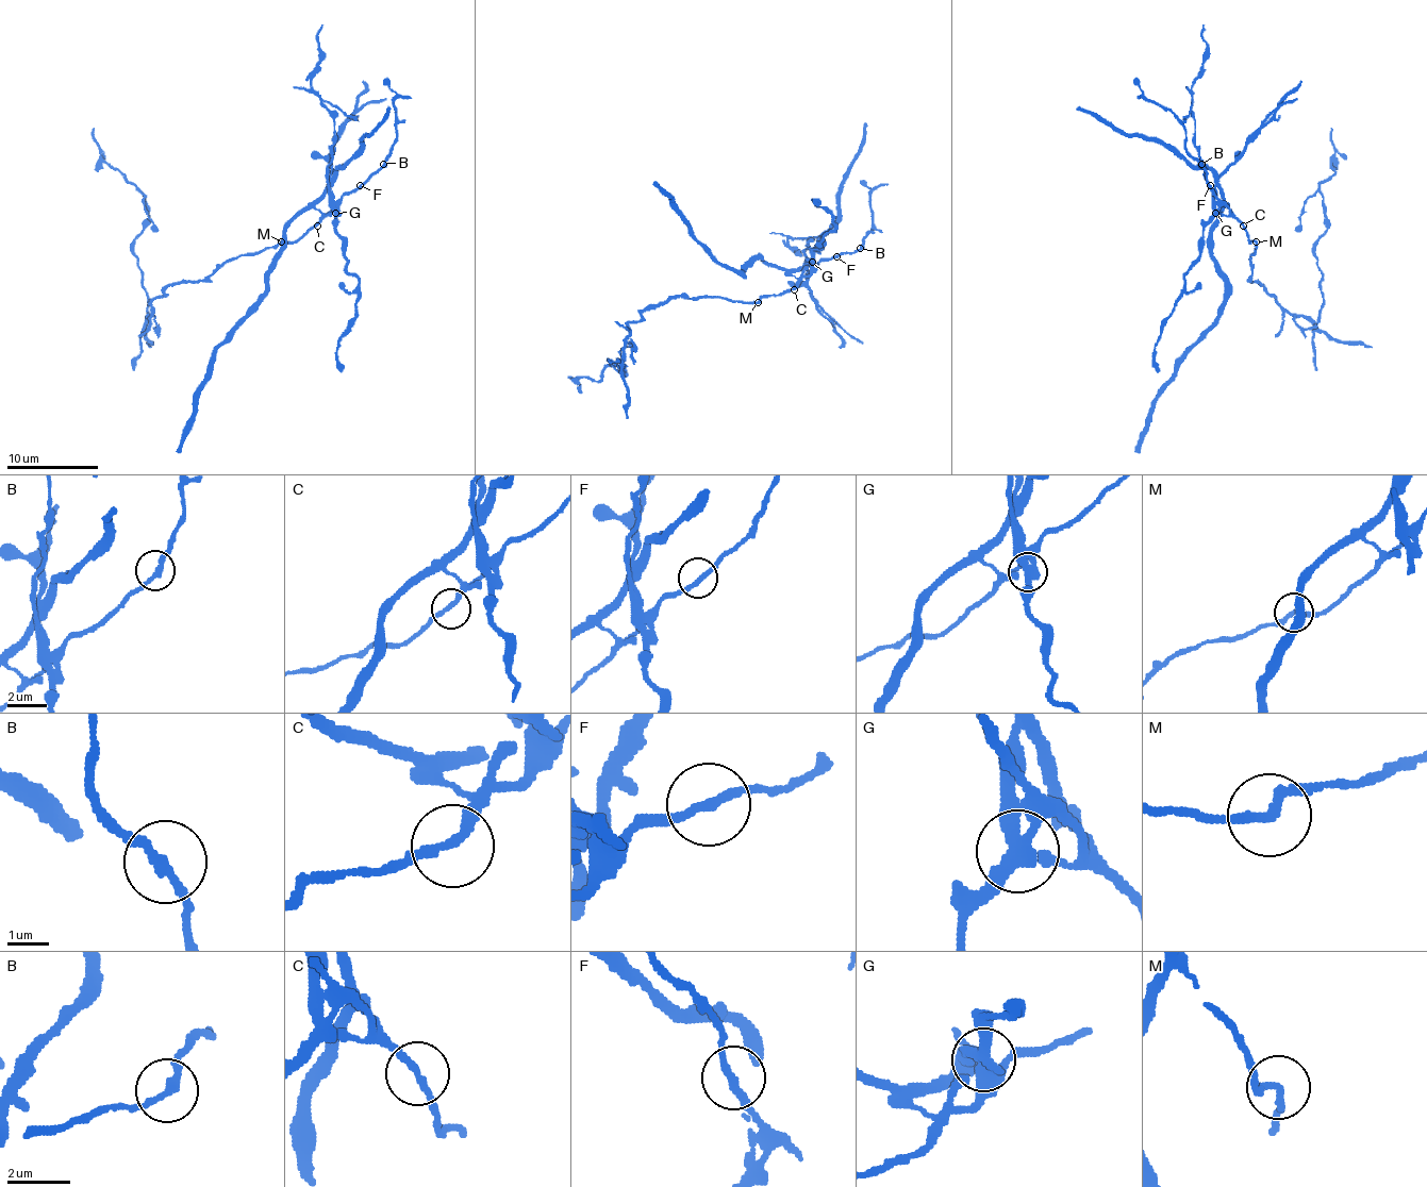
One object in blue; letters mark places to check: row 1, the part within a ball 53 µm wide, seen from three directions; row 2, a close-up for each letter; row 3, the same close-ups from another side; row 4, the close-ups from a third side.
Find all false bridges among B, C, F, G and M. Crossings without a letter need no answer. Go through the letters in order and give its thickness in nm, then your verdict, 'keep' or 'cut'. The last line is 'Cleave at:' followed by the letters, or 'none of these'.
B: 240 nm | keep
C: 220 nm | keep
F: 240 nm | keep
G: 400 nm | cut
M: 240 nm | cut
Cleave at: G, M

